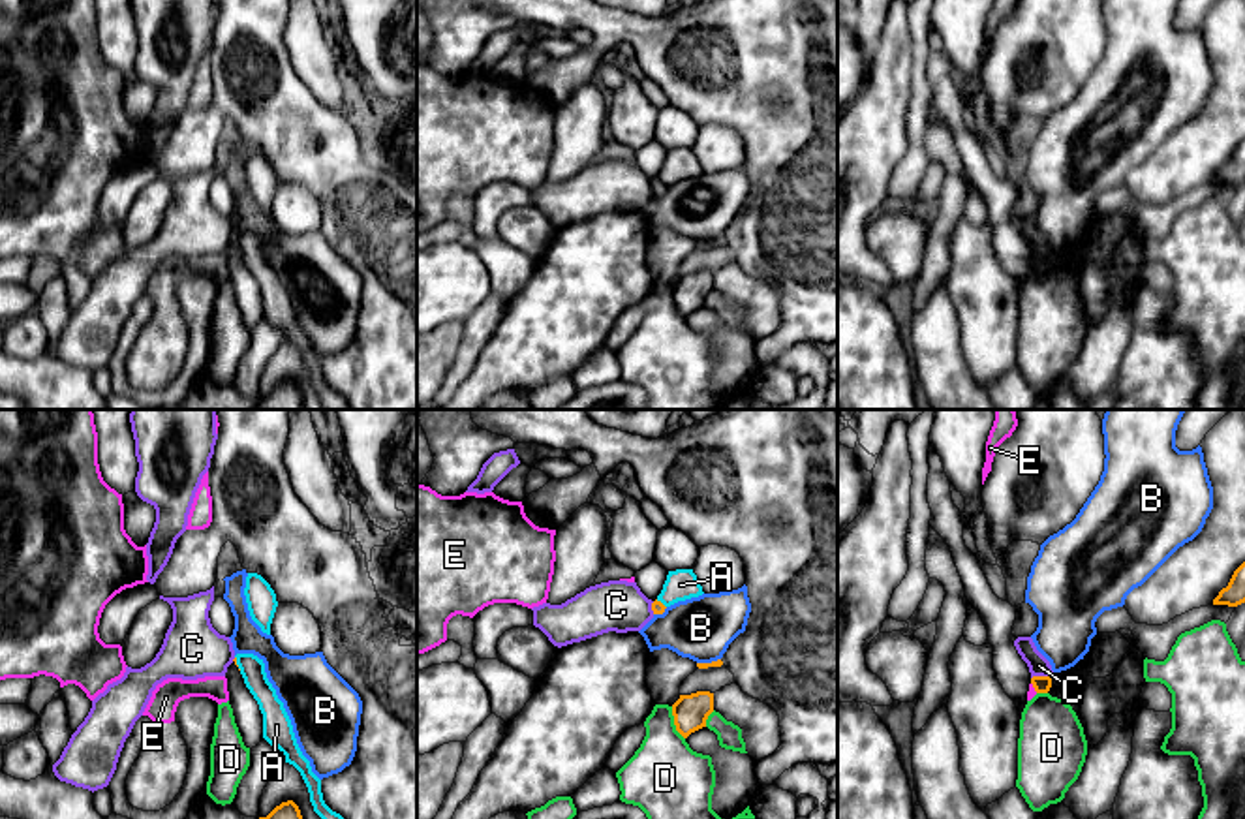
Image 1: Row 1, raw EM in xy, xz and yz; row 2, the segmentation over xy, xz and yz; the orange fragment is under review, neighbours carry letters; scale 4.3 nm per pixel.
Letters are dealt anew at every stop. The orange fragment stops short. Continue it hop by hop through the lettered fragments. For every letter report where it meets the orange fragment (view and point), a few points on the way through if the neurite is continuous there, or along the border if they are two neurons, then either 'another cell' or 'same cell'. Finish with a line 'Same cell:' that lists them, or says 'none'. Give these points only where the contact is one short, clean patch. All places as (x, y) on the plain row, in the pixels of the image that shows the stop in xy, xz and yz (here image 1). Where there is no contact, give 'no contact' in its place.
A: contact xy (235, 243); another cell
B: contact xz (708, 243); border xz (720, 237), (697, 243); another cell
C: contact yz (1041, 256); border yz (1052, 252), (1031, 258); another cell
D: contact xz (675, 303); another cell
E: contact yz (1033, 265); border yz (1031, 262), (1037, 271); another cell
Same cell: none

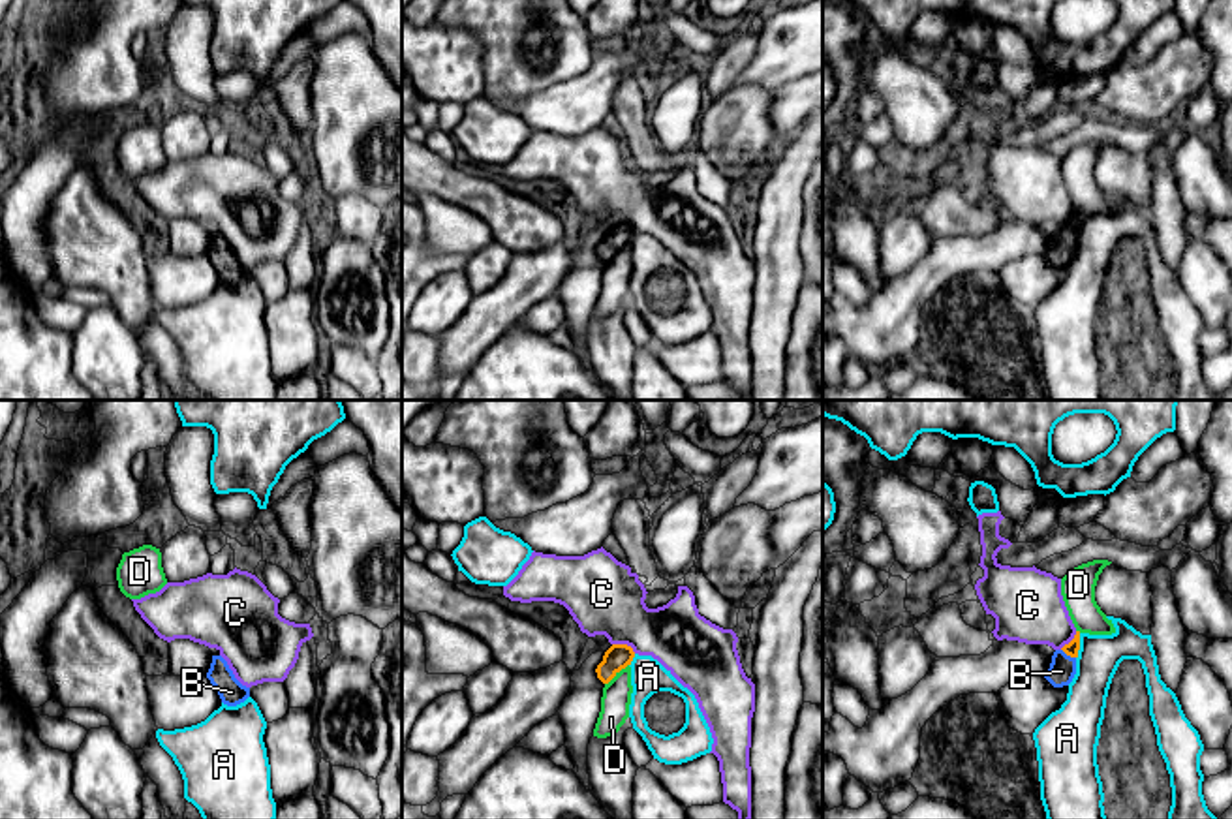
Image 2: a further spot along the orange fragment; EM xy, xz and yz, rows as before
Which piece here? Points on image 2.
A: contact yz (1078, 226); another cell
B: contact yz (1069, 233); way yz (1073, 226), (1069, 233), (1062, 250); same cell
C: contact xz (624, 224); another cell
D: contact xz (616, 250); border xz (628, 243), (605, 263); another cell
Same cell: B

